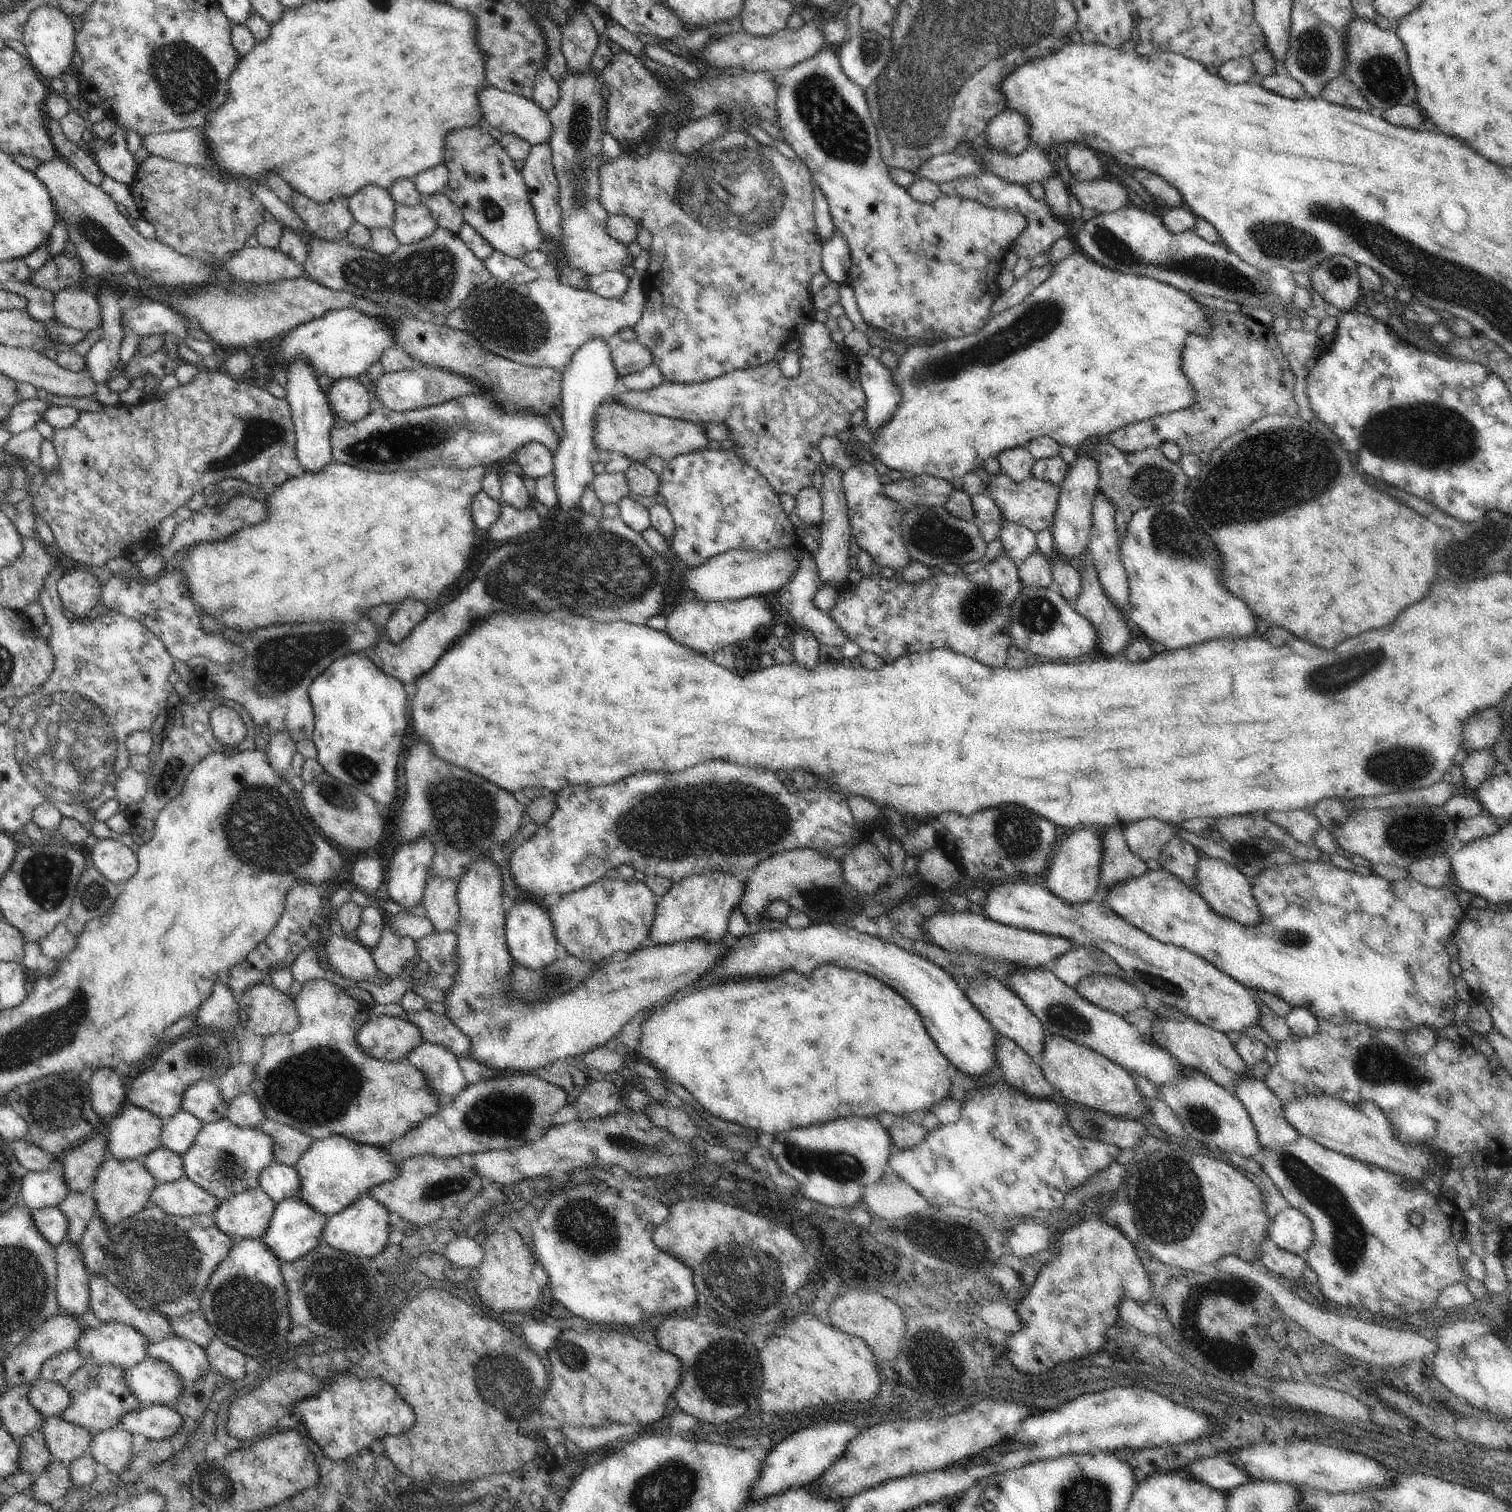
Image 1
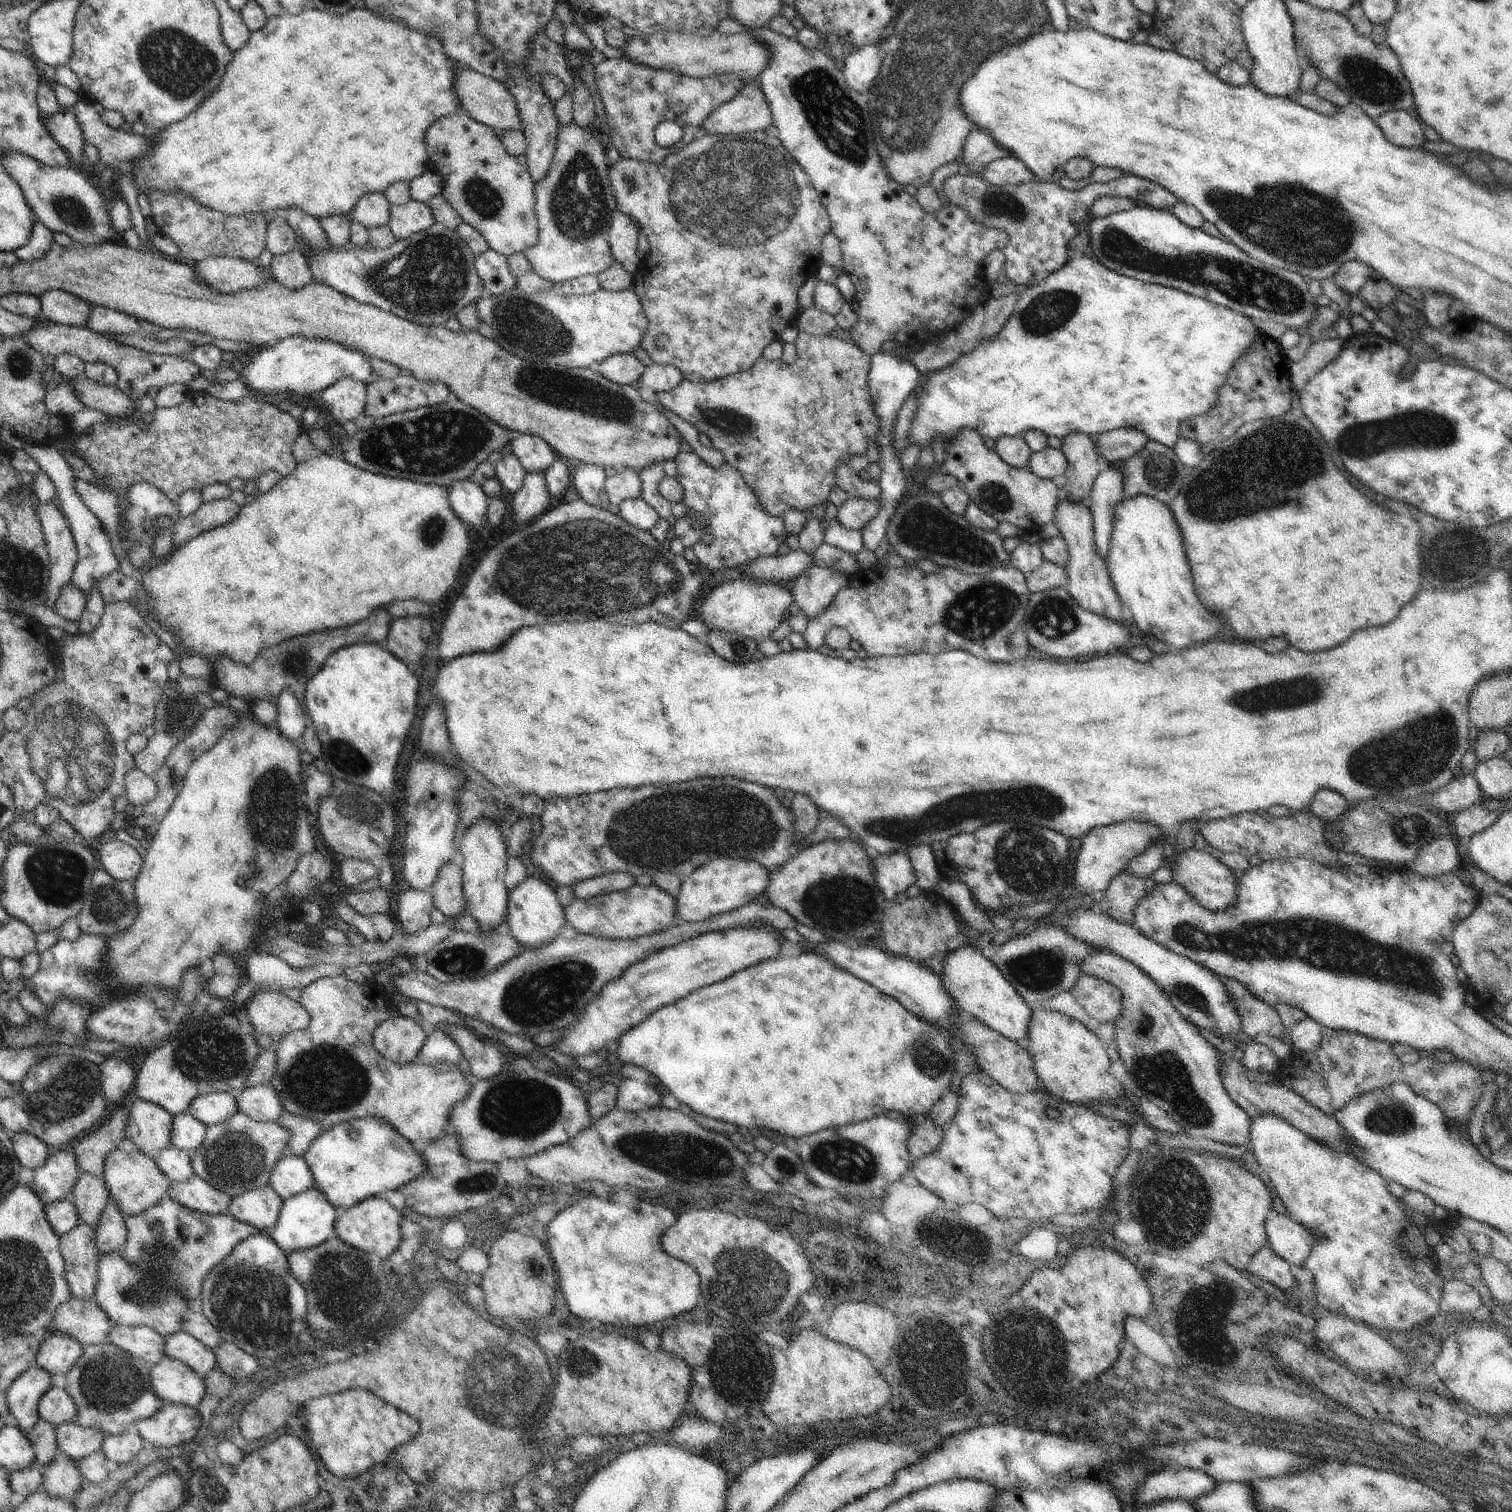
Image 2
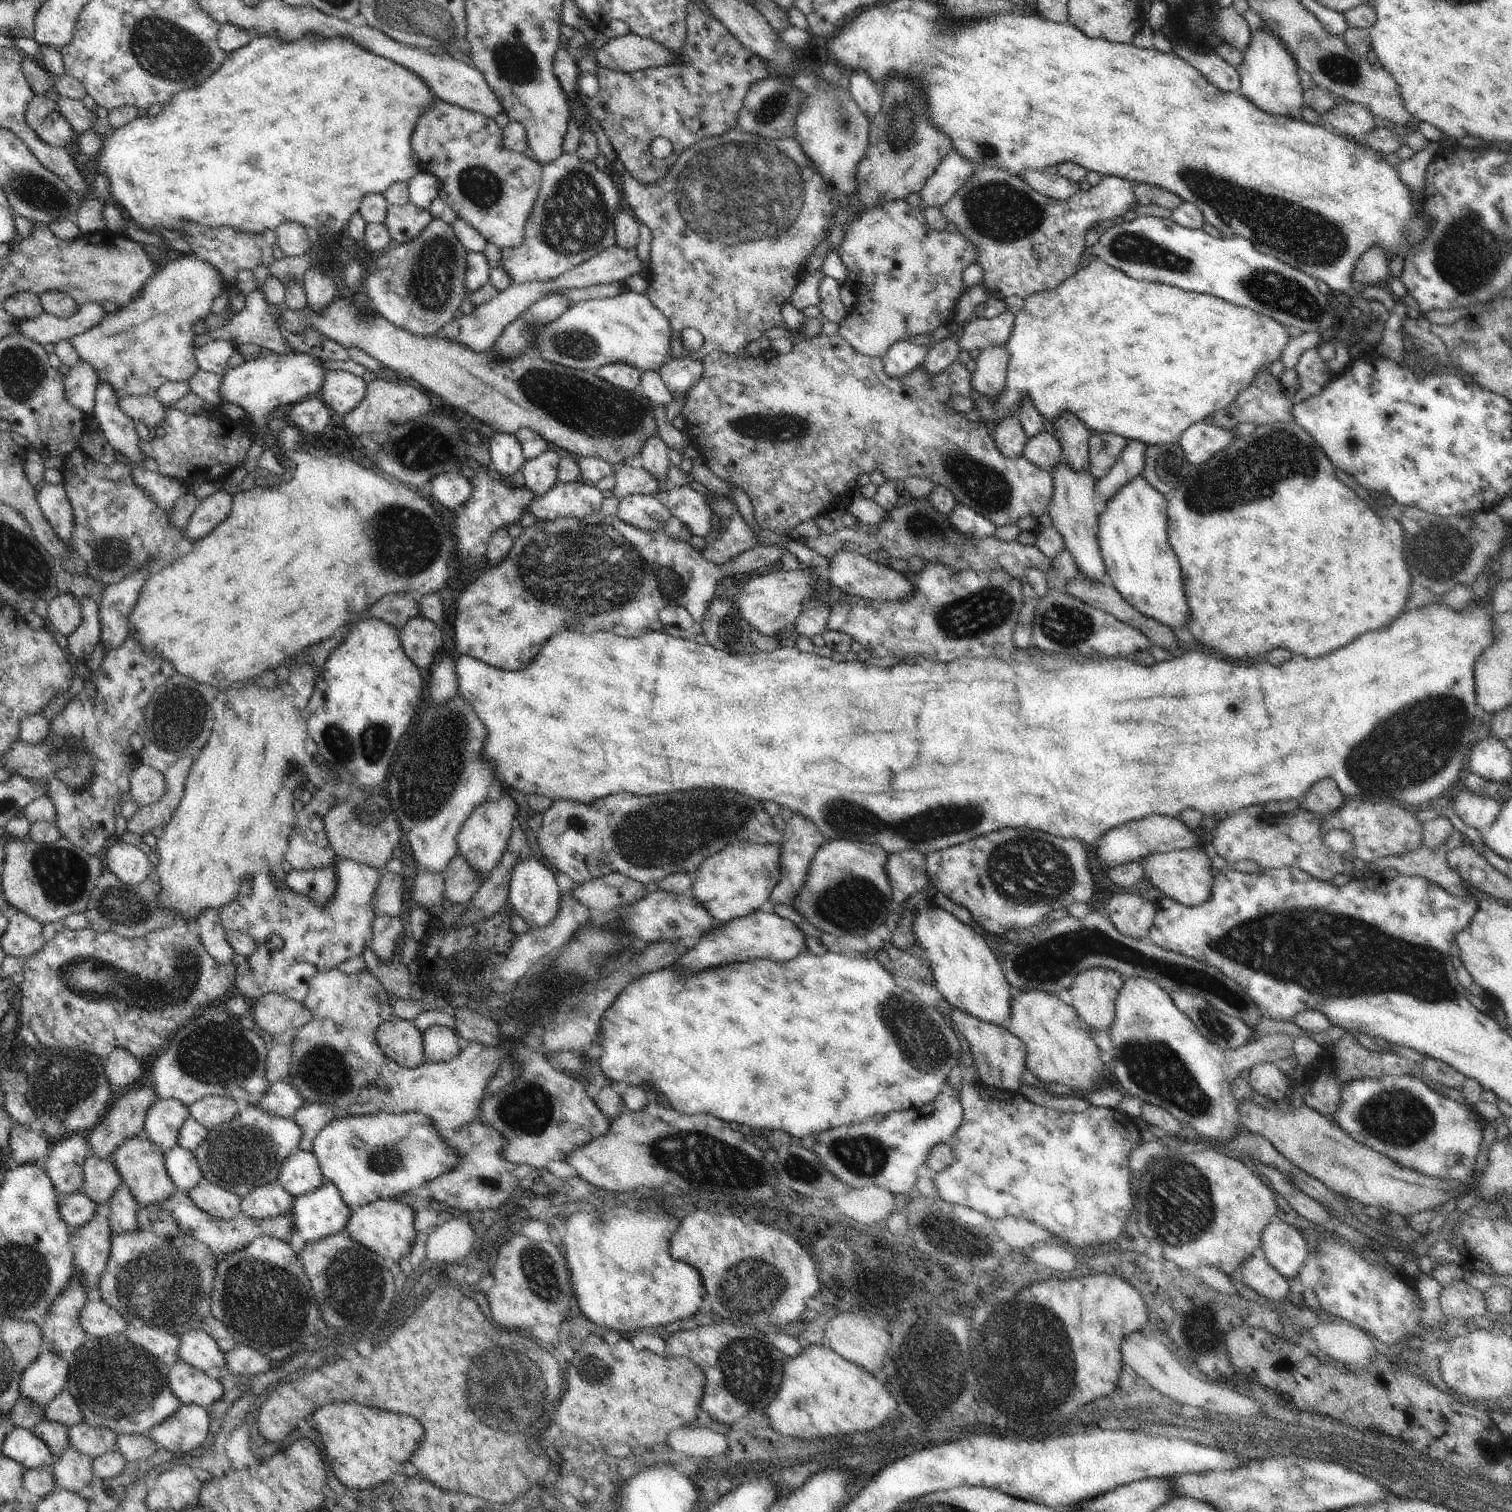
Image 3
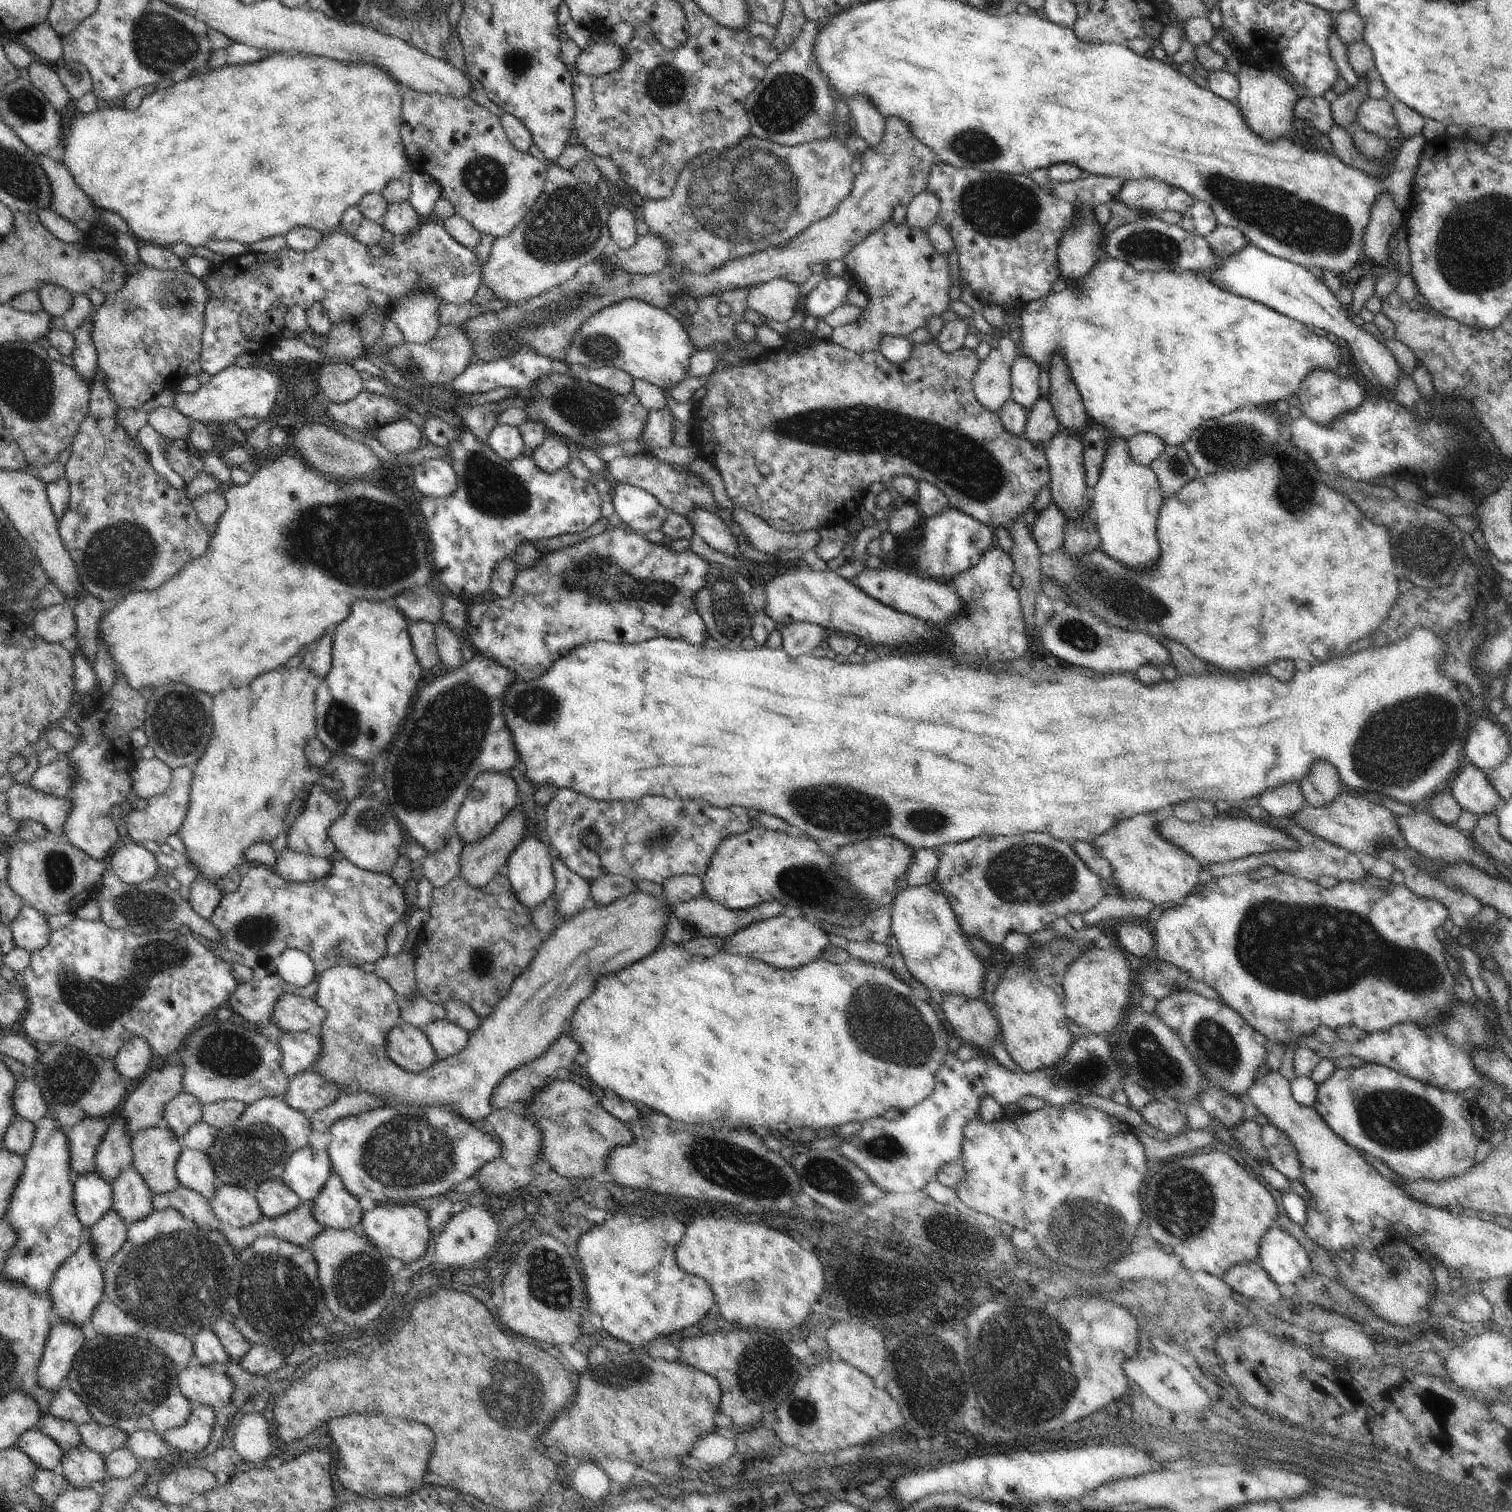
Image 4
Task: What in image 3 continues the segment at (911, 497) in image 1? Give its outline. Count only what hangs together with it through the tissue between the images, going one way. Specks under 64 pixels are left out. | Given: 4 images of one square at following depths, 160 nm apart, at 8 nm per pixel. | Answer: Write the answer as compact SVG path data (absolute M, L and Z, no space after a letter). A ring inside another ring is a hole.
M594 512L586 518L562 516L548 522L531 521L515 533L515 542L508 556L498 566L478 574L475 582L460 595L456 620L453 621L455 648L461 655L472 656L494 668L516 672L536 662L542 646L562 630L578 630L582 634L612 630L626 638L657 631L695 641L702 633L704 614L714 600L714 589L722 578L766 568L785 551L777 544L758 545L734 560L714 564L704 560L689 543L666 536L663 531L645 532L629 526L617 515L604 516Z

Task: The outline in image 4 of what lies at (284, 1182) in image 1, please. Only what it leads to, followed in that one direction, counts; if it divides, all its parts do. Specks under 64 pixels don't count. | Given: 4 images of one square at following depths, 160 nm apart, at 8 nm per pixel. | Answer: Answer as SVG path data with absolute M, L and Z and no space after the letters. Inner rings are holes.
M306 1145L292 1154L280 1178L303 1200L315 1198L333 1171L327 1150Z

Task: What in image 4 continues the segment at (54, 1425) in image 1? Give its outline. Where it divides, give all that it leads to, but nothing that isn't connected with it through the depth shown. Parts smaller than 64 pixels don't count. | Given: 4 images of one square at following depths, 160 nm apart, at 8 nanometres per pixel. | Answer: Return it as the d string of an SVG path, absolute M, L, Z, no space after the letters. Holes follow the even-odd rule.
M92 1420L80 1425L79 1433L82 1443L104 1457L124 1446L130 1436L119 1428L104 1426Z

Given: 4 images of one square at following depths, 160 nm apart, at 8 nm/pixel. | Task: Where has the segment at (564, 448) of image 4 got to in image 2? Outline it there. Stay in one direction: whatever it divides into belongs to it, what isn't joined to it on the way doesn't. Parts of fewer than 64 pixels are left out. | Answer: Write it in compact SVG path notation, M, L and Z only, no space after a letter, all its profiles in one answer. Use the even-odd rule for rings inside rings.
M529 472L523 485L515 492L514 502L509 506L508 516L514 521L514 529L532 522L532 518L544 514L550 504L550 494L545 472Z

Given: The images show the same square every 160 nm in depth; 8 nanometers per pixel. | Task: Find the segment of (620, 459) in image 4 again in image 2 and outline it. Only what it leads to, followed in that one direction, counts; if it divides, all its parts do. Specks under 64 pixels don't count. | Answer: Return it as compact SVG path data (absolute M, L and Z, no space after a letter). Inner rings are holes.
M632 467L620 470L605 480L603 497L609 503L620 504L624 499L637 499L641 497L641 478Z

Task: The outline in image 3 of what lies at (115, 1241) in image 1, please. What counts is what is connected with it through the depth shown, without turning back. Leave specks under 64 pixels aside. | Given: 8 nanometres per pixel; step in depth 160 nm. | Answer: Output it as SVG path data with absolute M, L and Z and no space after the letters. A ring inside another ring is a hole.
M179 1189L164 1202L160 1204L150 1204L150 1206L140 1207L138 1212L137 1228L140 1230L154 1230L160 1240L166 1238L178 1238L178 1236L193 1236L194 1238L206 1244L216 1256L216 1262L220 1263L225 1257L228 1257L242 1248L246 1248L252 1240L260 1236L275 1237L291 1243L292 1234L294 1234L294 1222L292 1215L278 1216L274 1219L254 1219L240 1212L232 1220L223 1220L209 1216L203 1212L188 1196L188 1191Z

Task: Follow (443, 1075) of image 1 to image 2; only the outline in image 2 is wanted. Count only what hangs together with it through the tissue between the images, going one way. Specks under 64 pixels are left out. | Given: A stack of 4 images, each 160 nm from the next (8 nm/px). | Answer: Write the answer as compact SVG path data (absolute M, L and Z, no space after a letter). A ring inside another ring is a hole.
M436 1028L427 1036L415 1062L418 1065L430 1066L441 1066L442 1063L458 1065L463 1059L463 1050L458 1043L446 1031Z

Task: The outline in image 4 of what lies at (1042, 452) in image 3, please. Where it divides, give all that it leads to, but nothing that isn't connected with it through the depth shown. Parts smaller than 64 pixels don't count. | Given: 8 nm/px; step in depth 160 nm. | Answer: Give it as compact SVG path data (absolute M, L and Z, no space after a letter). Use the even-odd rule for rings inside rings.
M1040 395L1027 414L1024 436L1033 443L1050 442L1058 432L1059 420L1048 397Z

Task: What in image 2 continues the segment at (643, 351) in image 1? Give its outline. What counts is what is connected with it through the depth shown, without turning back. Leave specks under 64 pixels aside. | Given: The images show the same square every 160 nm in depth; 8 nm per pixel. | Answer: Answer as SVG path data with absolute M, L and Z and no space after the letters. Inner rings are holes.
M618 353L605 358L595 369L612 382L636 386L645 366L634 353Z

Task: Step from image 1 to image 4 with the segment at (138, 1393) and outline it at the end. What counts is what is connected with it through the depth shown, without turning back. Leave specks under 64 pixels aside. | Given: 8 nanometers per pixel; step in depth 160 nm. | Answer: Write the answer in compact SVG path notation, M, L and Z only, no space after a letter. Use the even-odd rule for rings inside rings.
M193 1362L180 1369L178 1377L179 1389L193 1408L208 1405L217 1408L231 1399L234 1383L226 1373L211 1370L208 1365Z

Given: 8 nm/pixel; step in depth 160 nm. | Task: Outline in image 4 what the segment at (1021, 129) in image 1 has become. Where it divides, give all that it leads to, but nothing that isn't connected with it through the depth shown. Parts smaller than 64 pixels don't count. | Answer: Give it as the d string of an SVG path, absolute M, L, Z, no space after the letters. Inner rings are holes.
M924 190L909 202L903 222L910 228L919 228L927 234L939 208L937 196Z

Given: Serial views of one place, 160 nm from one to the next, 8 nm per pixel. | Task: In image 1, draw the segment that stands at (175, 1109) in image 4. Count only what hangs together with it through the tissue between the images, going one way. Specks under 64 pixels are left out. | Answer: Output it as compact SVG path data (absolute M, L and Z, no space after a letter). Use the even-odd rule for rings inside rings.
M132 1104L113 1117L107 1134L108 1156L142 1160L161 1146L166 1120Z

